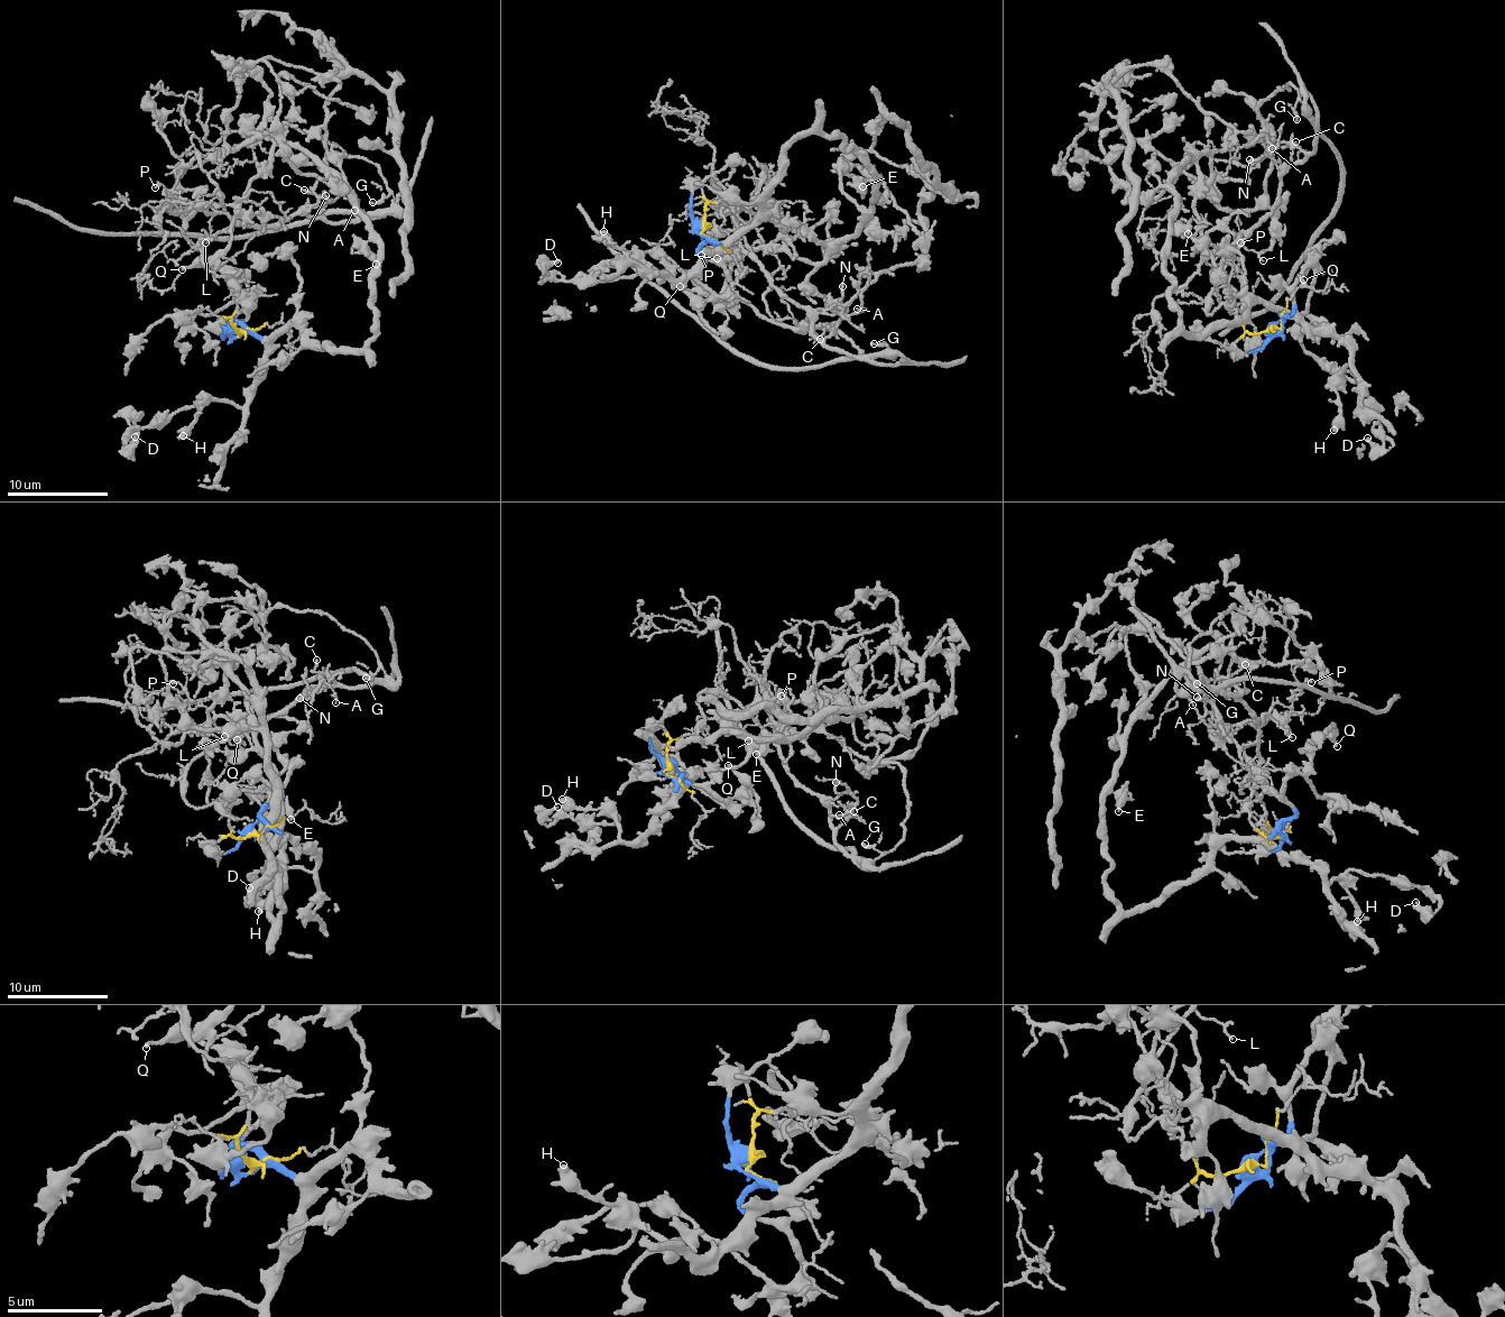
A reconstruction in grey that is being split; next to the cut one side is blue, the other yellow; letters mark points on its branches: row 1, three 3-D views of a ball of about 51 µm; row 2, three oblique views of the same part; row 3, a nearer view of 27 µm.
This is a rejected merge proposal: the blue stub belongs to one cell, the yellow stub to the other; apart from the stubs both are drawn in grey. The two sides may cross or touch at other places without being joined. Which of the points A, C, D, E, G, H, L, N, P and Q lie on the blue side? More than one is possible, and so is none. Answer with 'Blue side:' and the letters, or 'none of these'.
Blue side: D, E, H, Q

